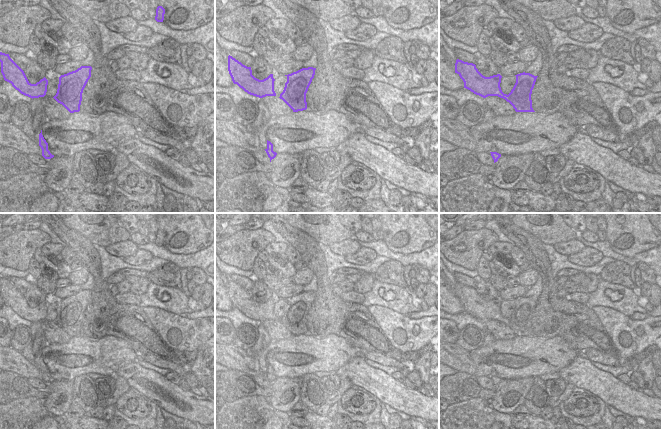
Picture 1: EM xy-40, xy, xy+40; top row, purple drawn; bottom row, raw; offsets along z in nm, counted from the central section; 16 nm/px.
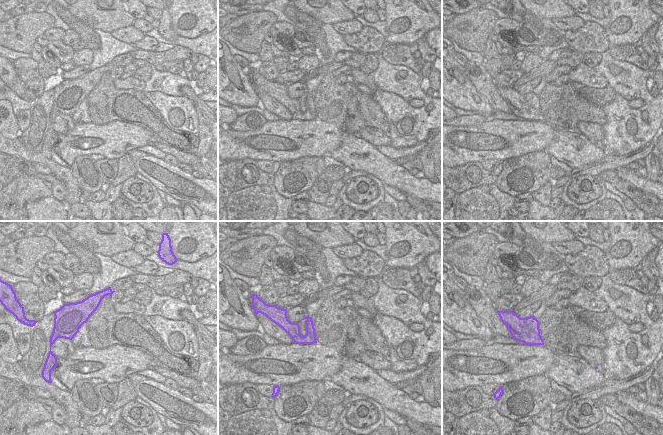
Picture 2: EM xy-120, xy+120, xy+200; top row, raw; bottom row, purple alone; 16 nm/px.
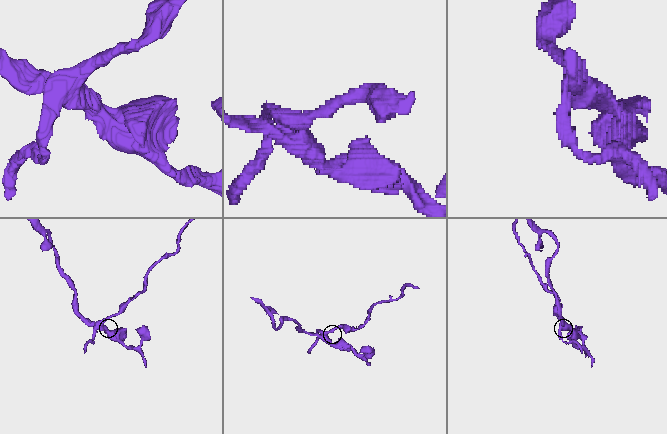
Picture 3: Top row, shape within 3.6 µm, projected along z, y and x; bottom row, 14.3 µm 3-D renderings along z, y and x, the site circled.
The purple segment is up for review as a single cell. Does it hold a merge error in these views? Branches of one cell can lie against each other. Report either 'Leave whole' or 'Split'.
Split

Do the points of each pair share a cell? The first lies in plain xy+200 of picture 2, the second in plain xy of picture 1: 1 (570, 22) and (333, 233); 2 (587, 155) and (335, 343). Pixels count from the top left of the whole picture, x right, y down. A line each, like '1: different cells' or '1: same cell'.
1: different cells
2: different cells

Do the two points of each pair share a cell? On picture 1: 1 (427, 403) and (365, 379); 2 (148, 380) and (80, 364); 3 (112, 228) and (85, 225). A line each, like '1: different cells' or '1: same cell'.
1: same cell
2: different cells
3: same cell

